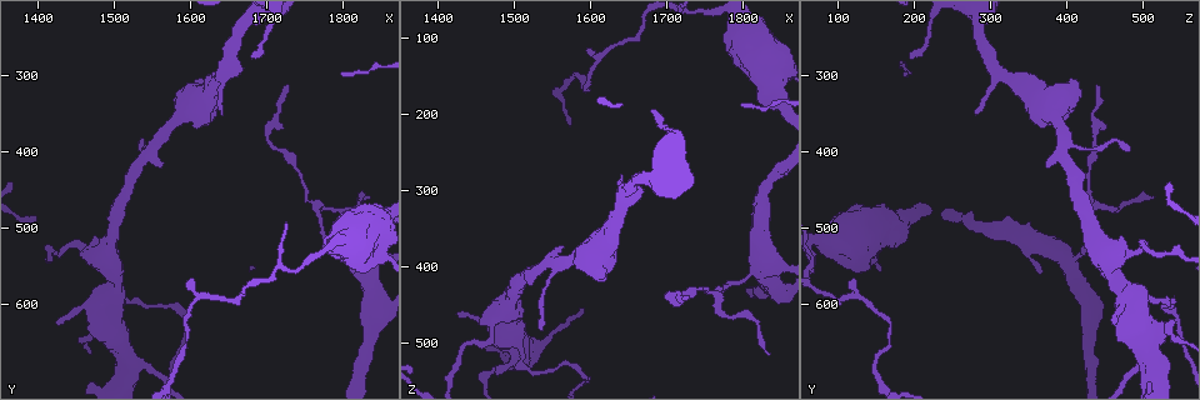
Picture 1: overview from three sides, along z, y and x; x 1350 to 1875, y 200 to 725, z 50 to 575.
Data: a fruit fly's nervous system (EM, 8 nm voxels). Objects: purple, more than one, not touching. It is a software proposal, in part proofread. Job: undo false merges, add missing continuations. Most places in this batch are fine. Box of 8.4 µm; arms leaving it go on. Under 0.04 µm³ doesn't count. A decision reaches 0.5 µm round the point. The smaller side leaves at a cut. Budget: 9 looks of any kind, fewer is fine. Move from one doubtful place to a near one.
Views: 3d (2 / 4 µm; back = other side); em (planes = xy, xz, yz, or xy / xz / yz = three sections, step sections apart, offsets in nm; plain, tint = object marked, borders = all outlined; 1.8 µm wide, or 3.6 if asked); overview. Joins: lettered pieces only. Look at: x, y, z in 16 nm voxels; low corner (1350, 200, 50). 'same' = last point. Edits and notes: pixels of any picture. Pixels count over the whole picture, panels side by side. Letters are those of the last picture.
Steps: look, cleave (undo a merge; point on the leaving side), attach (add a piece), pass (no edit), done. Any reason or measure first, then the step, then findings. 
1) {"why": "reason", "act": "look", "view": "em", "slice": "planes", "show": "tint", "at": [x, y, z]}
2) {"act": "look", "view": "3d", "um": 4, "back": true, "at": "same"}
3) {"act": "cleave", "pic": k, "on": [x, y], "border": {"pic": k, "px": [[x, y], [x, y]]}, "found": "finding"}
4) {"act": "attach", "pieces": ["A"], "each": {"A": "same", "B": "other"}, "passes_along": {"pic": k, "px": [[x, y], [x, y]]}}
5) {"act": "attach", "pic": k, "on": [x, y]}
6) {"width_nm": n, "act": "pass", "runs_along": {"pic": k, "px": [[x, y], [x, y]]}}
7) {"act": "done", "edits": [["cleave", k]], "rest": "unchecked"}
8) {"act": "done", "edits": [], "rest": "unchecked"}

{"why": "abrupt turn", "act": "look", "view": "3d", "um": 4, "at": [1490, 635, 530]}

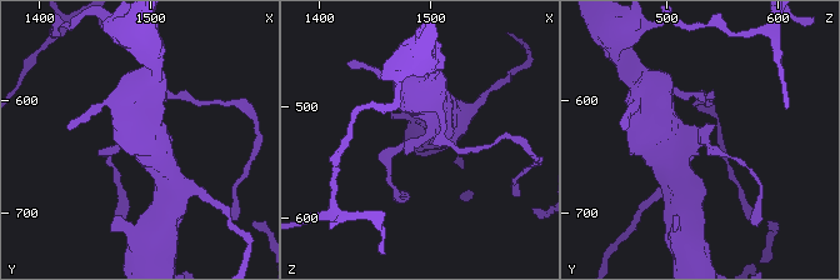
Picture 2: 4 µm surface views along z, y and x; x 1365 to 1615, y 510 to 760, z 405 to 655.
{"why": "now the EM", "act": "look", "view": "em", "slice": "planes", "show": "borders", "at": [1490, 636, 532]}

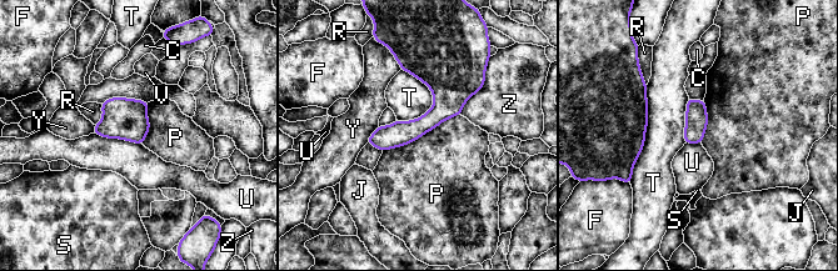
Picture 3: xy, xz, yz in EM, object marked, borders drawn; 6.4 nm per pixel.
{"act": "pass", "each": {"C": "other", "F": "other", "J": "other", "P": "other", "R": "other", "S": "other", "T": "other", "U": "other", "V": "other", "Y": "other", "Z": "other"}, "found": "one cell here"}

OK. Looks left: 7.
{"why": "tapers out", "act": "look", "view": "em", "slice": "planes", "show": "borders", "at": [1540, 395, 485]}

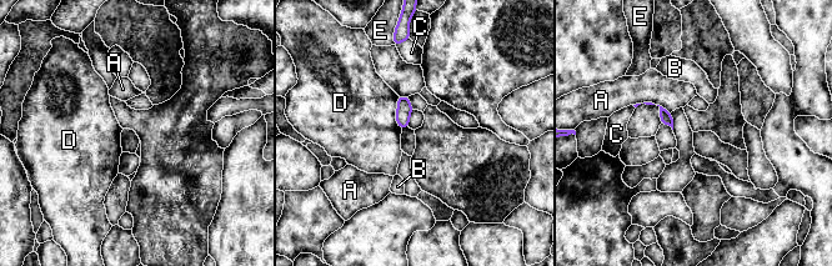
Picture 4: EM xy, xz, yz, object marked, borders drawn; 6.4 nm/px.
{"longest_contact_nm": ["D", 220], "act": "pass", "each": {"A": "other", "B": "other", "C": "other", "D": "other", "E": "other"}, "found": "no lettered piece goes on from it"}

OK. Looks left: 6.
{"why": "branch stops here", "act": "look", "view": "3d", "um": 2, "at": [1735, 310, 440]}

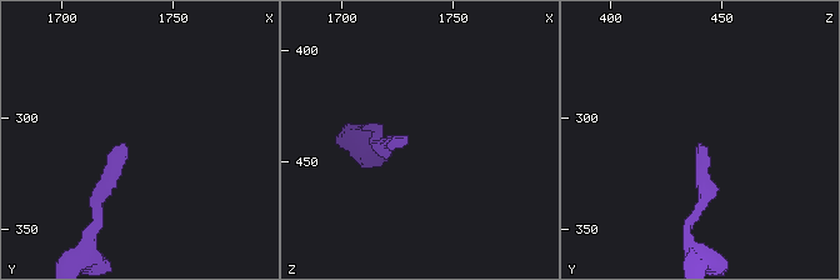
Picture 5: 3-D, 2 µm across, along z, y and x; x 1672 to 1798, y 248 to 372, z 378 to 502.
{"why": "need the tissue", "act": "look", "view": "em", "slice": "planes", "show": "borders", "at": [1730, 312, 438]}

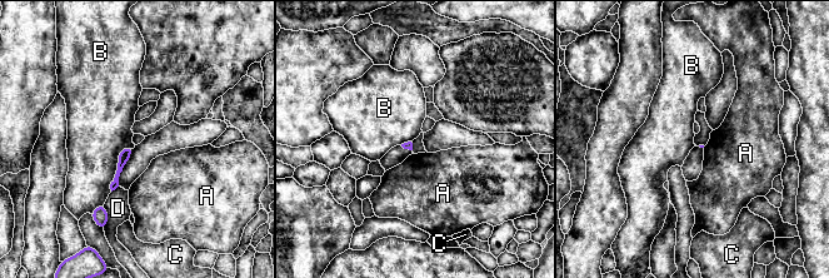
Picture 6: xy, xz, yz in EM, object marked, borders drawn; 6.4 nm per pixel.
{"act": "pass", "each": {"A": "other", "B": "other", "C": "other", "D": "other"}, "border": {"pic": 6, "px": [[131, 145], [119, 153], [110, 190]]}, "found": "none of them fits"}

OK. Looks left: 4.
{"why": "thin end", "act": "look", "view": "em", "slice": "planes", "show": "plain", "at": [1830, 455, 515]}

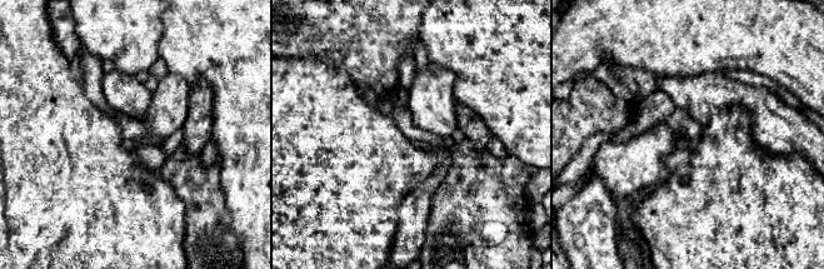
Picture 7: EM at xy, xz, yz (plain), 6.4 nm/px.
{"why": "what lies round it", "act": "look", "view": "em", "slice": "planes", "show": "borders", "at": "same"}

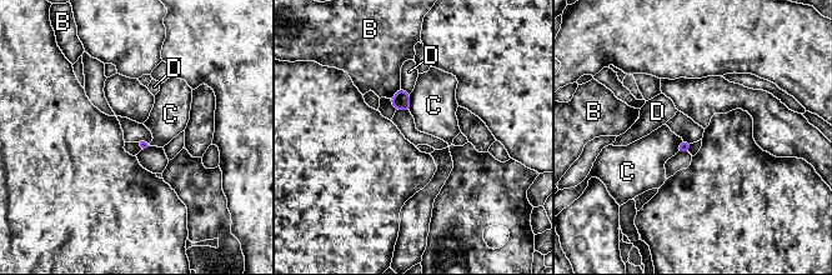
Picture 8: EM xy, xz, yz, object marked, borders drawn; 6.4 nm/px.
{"act": "pass", "each": {"B": "other", "C": "other", "D": "other"}, "found": "none of them fits"}

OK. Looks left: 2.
{"act": "done", "edits": [], "rest": "unchecked"}

